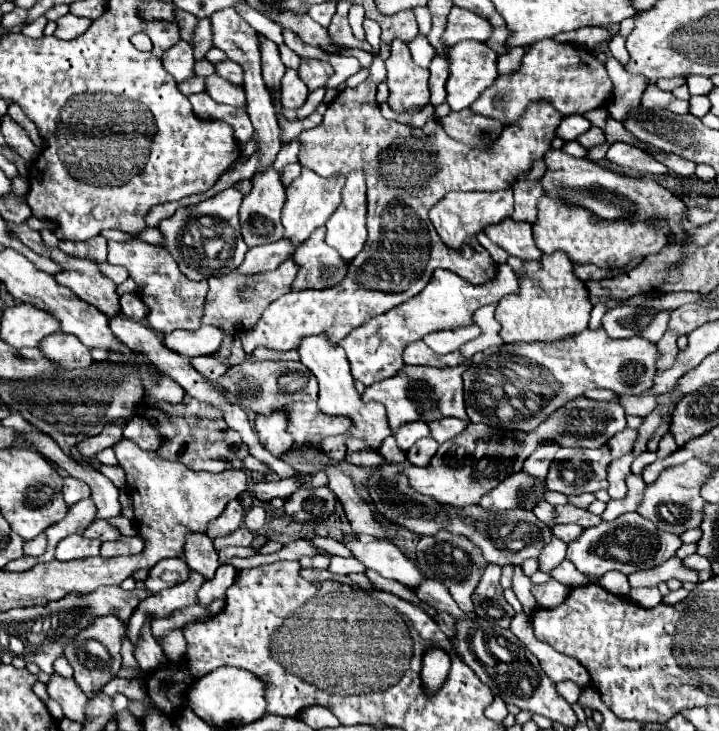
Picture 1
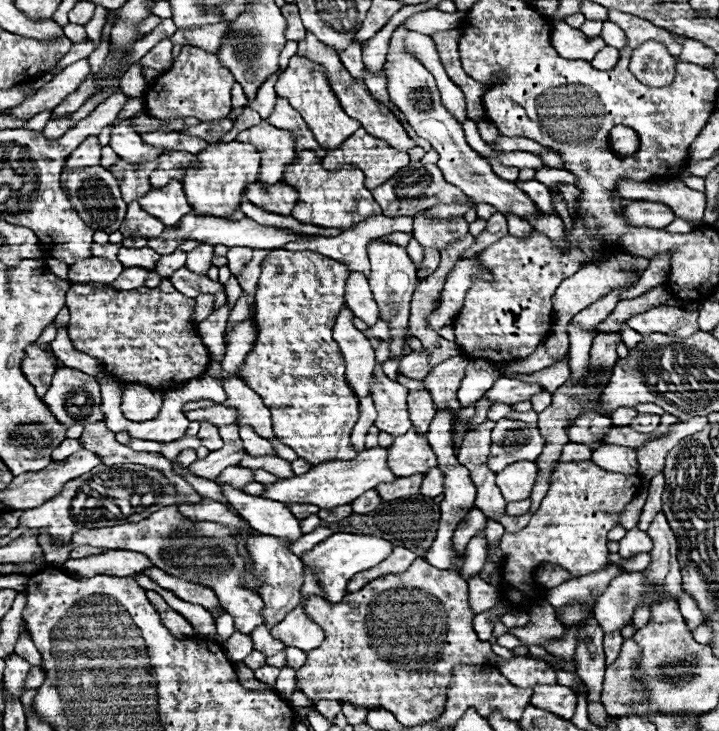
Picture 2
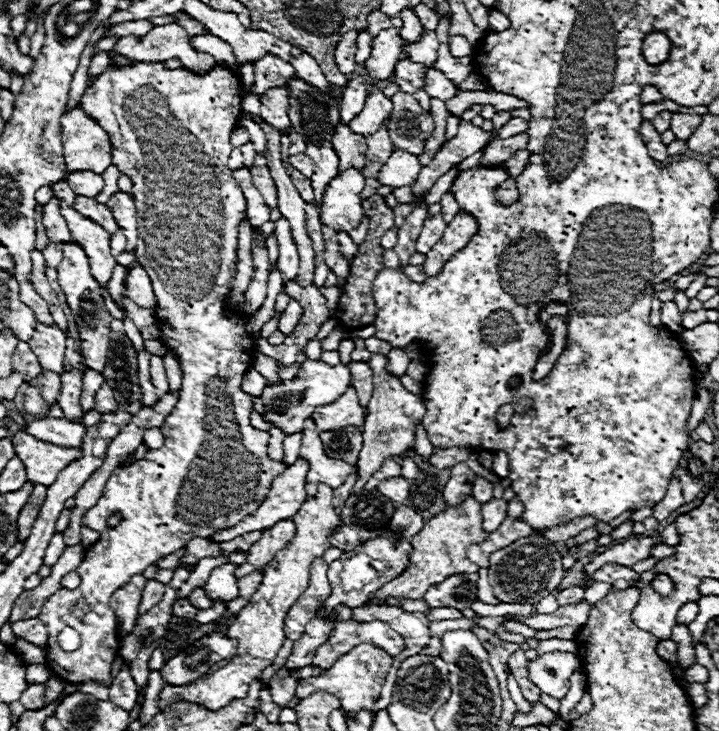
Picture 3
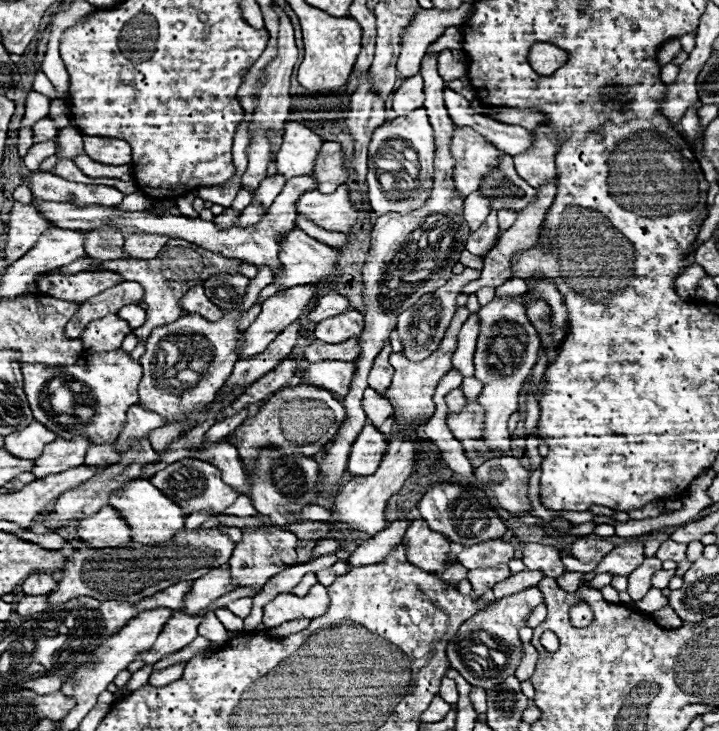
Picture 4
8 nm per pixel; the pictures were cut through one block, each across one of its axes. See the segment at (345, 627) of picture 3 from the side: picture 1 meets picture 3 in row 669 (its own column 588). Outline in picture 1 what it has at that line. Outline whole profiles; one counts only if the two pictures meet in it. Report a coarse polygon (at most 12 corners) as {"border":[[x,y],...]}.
{"border":[[596,304],[590,312],[588,328],[600,328],[600,322],[608,310],[606,304]]}

